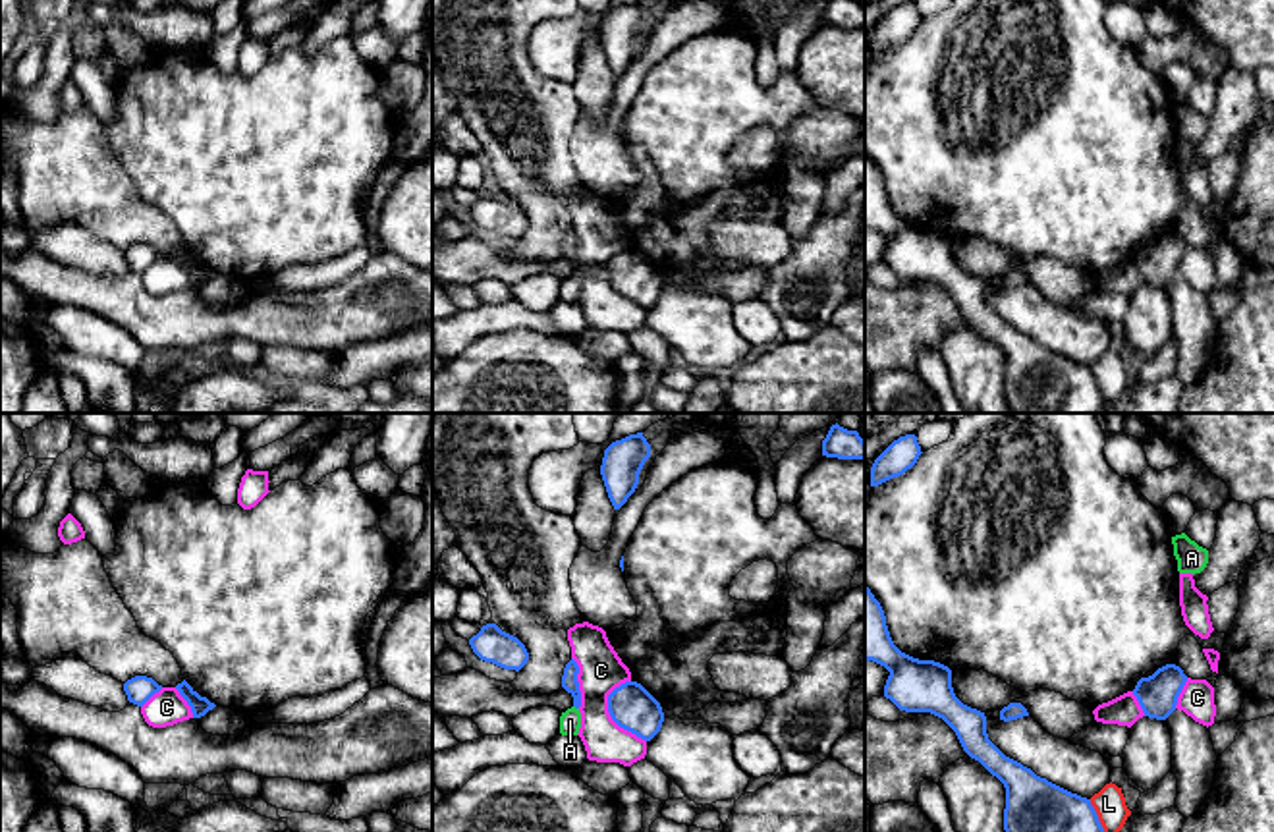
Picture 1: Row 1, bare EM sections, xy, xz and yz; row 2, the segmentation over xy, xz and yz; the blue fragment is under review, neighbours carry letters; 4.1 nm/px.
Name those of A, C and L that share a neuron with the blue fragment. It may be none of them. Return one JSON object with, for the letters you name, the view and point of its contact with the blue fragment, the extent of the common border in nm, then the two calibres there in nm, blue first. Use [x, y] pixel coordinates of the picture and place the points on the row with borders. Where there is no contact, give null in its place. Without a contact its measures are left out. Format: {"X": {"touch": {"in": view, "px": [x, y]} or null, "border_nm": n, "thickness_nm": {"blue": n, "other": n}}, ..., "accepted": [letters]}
{"accepted": []}

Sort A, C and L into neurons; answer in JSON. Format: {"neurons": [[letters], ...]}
{"neurons": [["A"], ["C"], ["L"]]}

